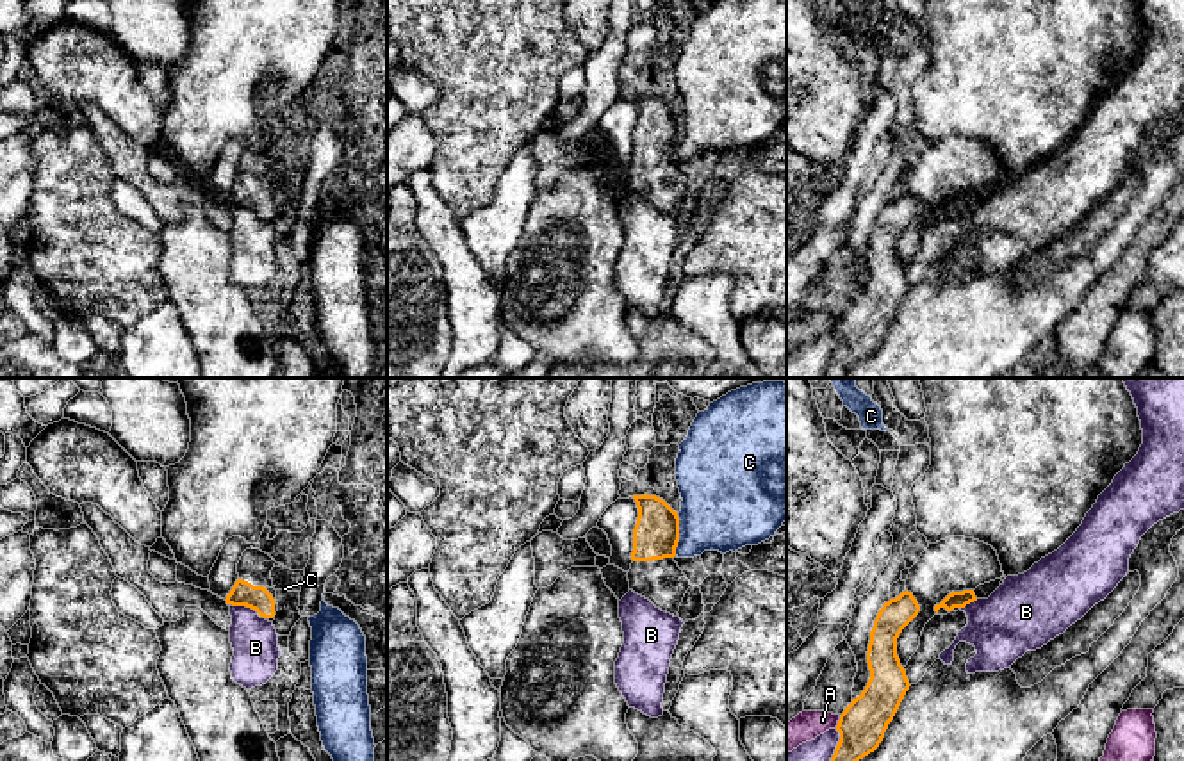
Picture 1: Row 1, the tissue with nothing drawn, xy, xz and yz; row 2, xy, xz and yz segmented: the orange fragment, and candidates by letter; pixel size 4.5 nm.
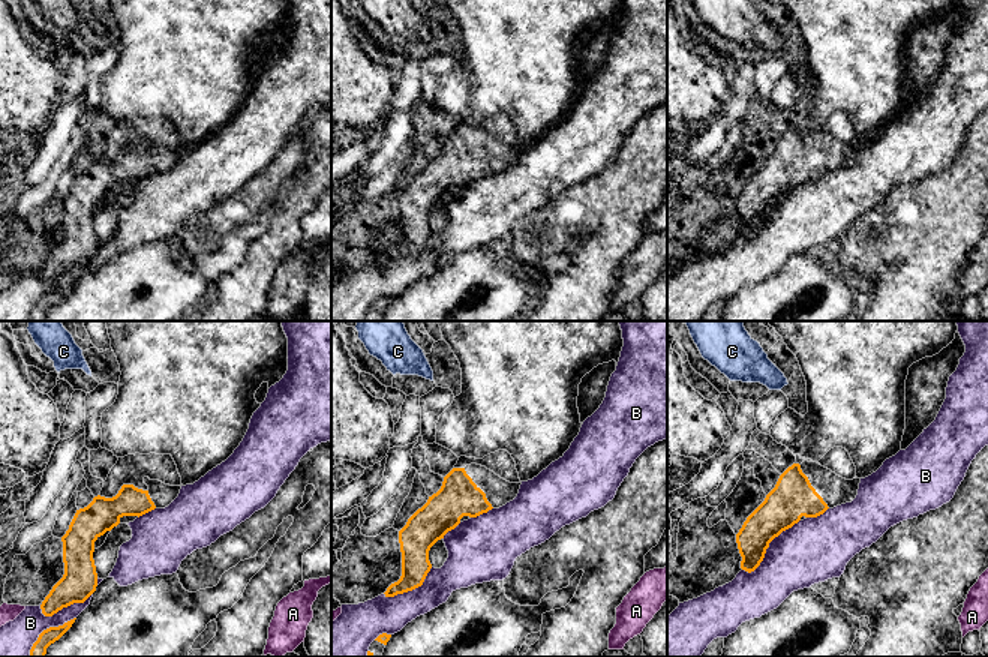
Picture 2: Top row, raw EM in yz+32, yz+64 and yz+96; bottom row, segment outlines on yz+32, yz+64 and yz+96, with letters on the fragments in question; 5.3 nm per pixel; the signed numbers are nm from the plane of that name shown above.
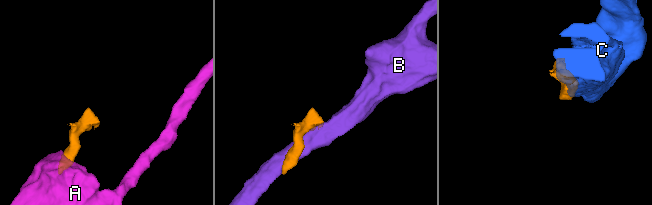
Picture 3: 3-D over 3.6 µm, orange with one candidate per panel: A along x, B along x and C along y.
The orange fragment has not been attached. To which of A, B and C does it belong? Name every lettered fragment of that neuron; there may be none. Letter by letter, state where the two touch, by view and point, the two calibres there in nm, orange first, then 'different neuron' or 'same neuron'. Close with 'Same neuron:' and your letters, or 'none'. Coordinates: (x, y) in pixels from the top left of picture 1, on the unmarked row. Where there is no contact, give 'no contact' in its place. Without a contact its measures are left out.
A: meets orange in yz at (838, 323); 220 nm thick on the orange side, 140 nm on the other; different neuron
B: meets orange in xy at (243, 205); 110 nm thick on the orange side, 200 nm on the other; different neuron
C: meets orange in xz at (678, 136); 200 nm thick on the orange side, 380 nm on the other; different neuron
Same neuron: none

